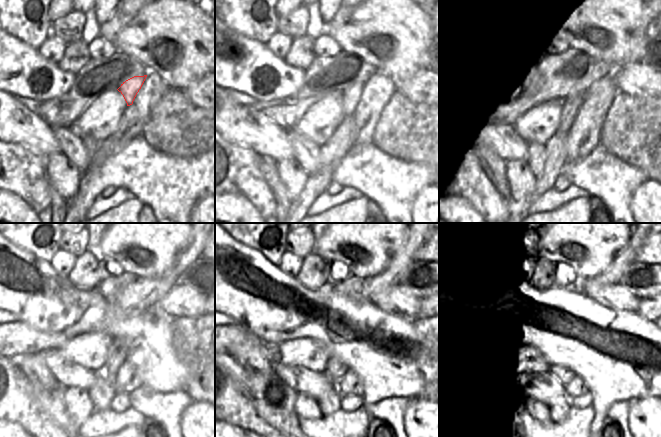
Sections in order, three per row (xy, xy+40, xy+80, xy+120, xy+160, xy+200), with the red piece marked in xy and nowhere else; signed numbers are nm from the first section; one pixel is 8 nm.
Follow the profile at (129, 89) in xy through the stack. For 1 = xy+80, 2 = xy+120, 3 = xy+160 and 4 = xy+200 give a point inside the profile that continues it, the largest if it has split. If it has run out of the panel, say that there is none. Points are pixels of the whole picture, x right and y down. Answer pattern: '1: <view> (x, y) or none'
1: xy+80 (571, 104)
2: xy+120 (117, 354)
3: xy+160 (335, 369)
4: xy+200 (564, 374)

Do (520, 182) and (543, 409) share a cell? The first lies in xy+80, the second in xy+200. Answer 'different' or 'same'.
same

